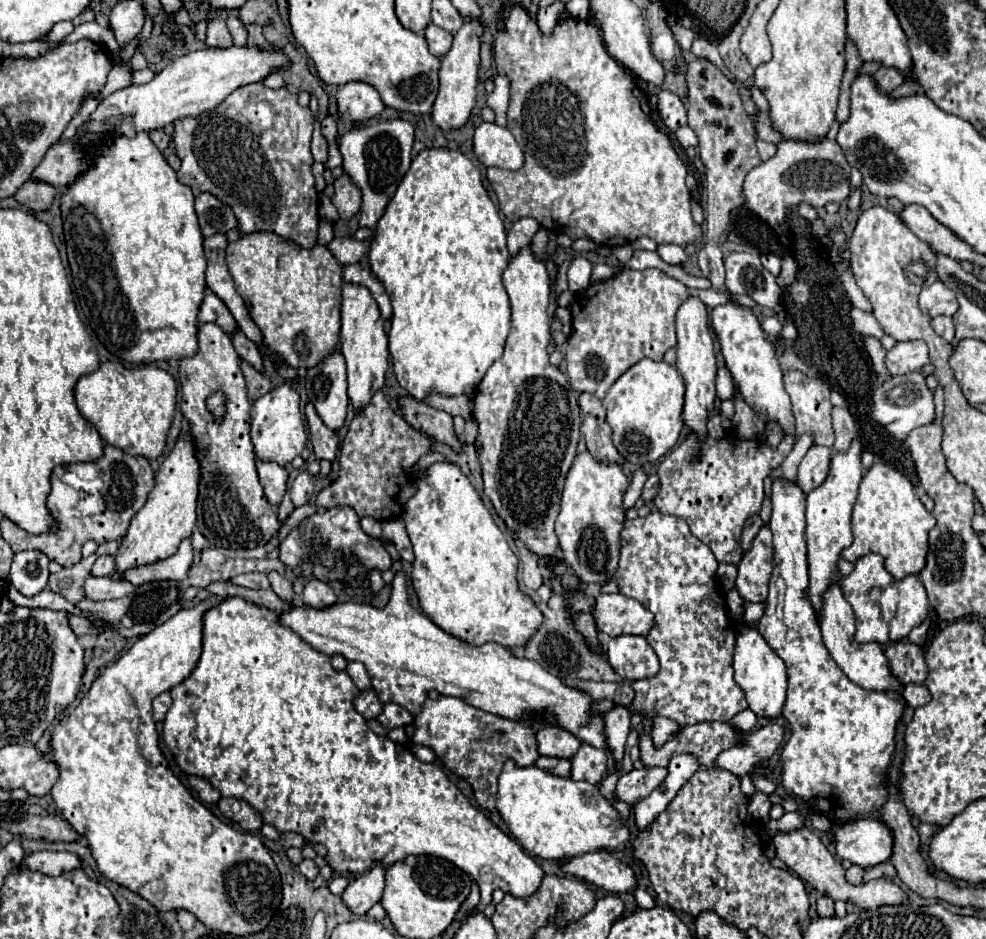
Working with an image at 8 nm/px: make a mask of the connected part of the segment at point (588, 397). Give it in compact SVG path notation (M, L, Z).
M585 392L579 396L579 406L581 406L583 414L593 414L593 416L597 416L603 408L599 398L595 398L593 394L585 394Z

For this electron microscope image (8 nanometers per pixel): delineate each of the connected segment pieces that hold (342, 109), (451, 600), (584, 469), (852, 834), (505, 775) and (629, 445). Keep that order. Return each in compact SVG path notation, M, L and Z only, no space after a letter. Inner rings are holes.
M349 82L345 86L339 86L337 106L341 118L347 124L367 122L373 116L381 114L385 108L377 90L365 82Z
M439 462L427 468L425 476L417 480L417 492L407 502L403 512L405 528L413 544L413 588L419 598L421 610L447 634L481 646L485 642L497 642L505 648L525 646L531 636L539 630L543 622L541 610L535 606L531 596L523 594L517 584L517 556L509 548L503 532L493 522L491 512L483 506L481 496L471 486L469 478L459 466L449 462Z
M589 452L575 456L565 480L555 532L559 536L559 544L563 544L561 550L565 562L573 568L583 584L595 582L603 586L615 576L621 550L621 530L625 522L623 494L627 488L629 482L619 464L601 464Z
M849 820L843 824L833 824L831 830L839 858L845 858L863 868L881 864L891 858L893 838L889 836L889 828L885 828L885 824L879 820Z
M507 760L501 776L499 776L499 792L497 792L497 810L501 818L505 820L509 832L513 838L533 856L539 856L543 860L555 860L565 862L577 856L583 856L587 852L597 850L611 850L611 852L623 852L629 846L629 828L621 814L613 808L613 804L599 792L597 786L589 782L573 782L571 778L559 778L553 774L547 774L539 770L537 766L519 768L513 764L513 760Z
M649 358L633 364L607 392L603 406L607 408L607 422L613 428L613 444L619 454L635 464L657 462L677 442L681 424L681 400L685 396L685 382L675 366L655 362Z

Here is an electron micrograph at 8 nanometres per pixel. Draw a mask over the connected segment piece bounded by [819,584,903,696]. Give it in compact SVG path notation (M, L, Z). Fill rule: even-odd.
M833 584L833 588L829 588L825 592L825 596L823 596L823 610L821 610L821 618L819 618L823 642L825 642L827 650L831 652L833 660L849 676L849 680L853 680L861 688L875 690L875 692L891 692L893 690L893 692L897 692L901 696L903 686L893 676L889 660L887 660L883 648L879 644L875 644L875 642L871 642L871 644L859 644L859 642L855 642L855 628L853 628L853 624L855 624L853 608L843 598L839 584Z

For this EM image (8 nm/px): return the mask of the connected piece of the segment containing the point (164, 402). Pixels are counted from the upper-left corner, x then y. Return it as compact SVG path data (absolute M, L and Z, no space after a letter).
M105 362L97 372L85 374L77 382L75 400L81 416L97 428L107 444L147 460L163 454L177 406L177 384L165 370L149 364L127 368L121 362Z

